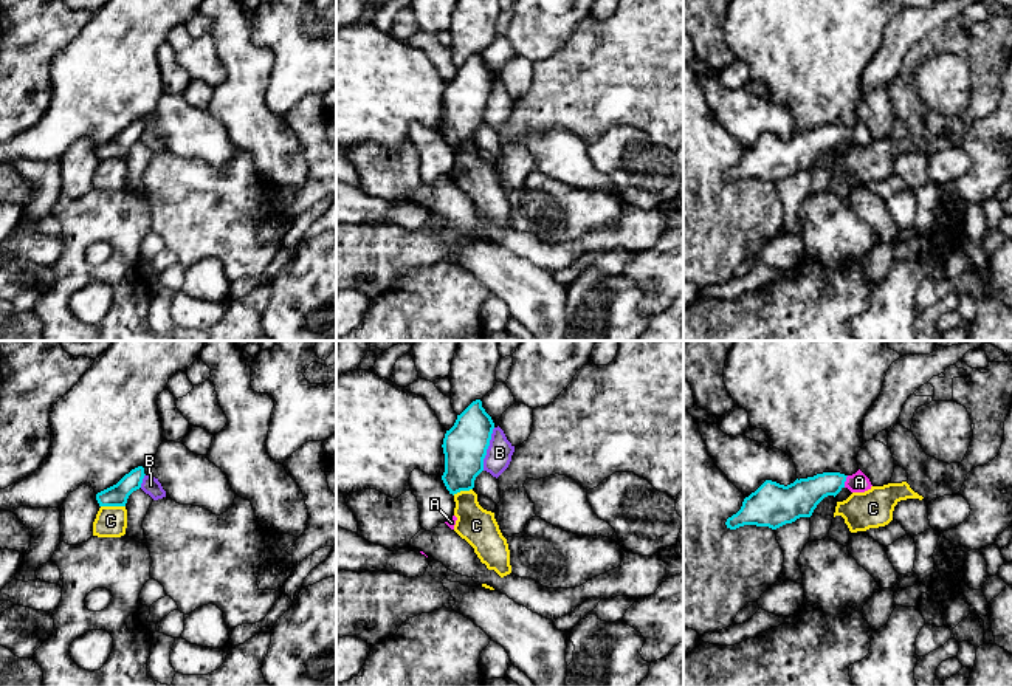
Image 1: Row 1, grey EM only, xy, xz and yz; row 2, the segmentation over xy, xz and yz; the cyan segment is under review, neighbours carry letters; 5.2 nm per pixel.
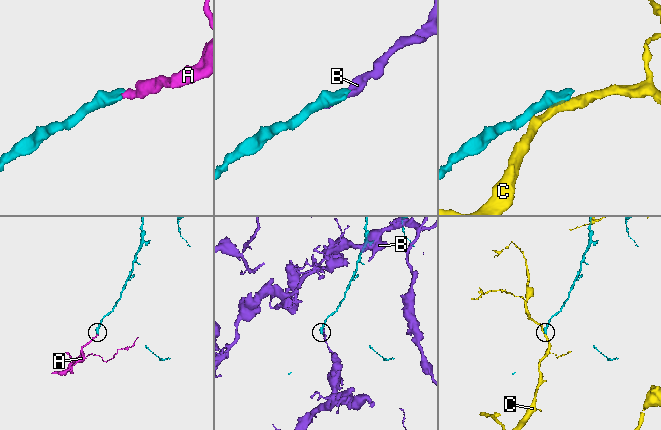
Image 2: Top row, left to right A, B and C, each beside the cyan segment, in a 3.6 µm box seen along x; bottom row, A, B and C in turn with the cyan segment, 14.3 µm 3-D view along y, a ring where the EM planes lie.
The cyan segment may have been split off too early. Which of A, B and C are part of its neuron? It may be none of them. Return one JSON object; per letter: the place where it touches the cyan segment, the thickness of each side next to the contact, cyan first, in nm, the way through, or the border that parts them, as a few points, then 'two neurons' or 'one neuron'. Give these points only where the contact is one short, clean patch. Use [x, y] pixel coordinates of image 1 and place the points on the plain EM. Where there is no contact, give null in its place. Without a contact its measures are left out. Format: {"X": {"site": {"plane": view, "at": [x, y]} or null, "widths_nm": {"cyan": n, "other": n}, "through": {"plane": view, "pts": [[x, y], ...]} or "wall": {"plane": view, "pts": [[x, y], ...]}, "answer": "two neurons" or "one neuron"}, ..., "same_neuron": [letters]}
{"A": {"site": {"plane": "yz", "at": [845, 133]}, "widths_nm": {"cyan": 180, "other": 100}, "through": {"plane": "yz", "pts": [[800, 150], [822, 138], [845, 133], [859, 135]]}, "answer": "one neuron"}, "B": {"site": {"plane": "xz", "at": [487, 101]}, "widths_nm": {"cyan": 220, "other": 130}, "wall": {"plane": "xz", "pts": [[495, 81], [482, 123]]}, "answer": "two neurons"}, "C": {"site": {"plane": "xy", "at": [113, 158]}, "widths_nm": {"cyan": 110, "other": 160}, "wall": {"plane": "xy", "pts": [[101, 158], [124, 160]]}, "answer": "two neurons"}, "same_neuron": ["A"]}

